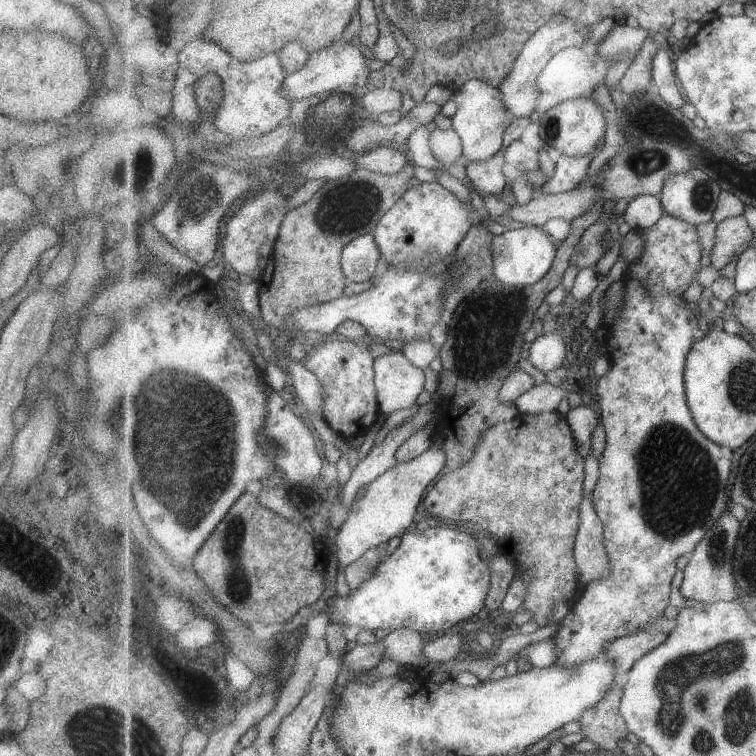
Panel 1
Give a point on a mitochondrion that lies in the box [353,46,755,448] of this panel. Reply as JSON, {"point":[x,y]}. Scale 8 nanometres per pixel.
{"point":[643,162]}

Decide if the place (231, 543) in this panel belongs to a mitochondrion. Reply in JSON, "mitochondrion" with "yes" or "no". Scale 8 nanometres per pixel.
{"mitochondrion":"yes"}

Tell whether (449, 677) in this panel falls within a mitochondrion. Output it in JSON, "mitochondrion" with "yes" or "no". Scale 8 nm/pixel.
{"mitochondrion":"no"}

